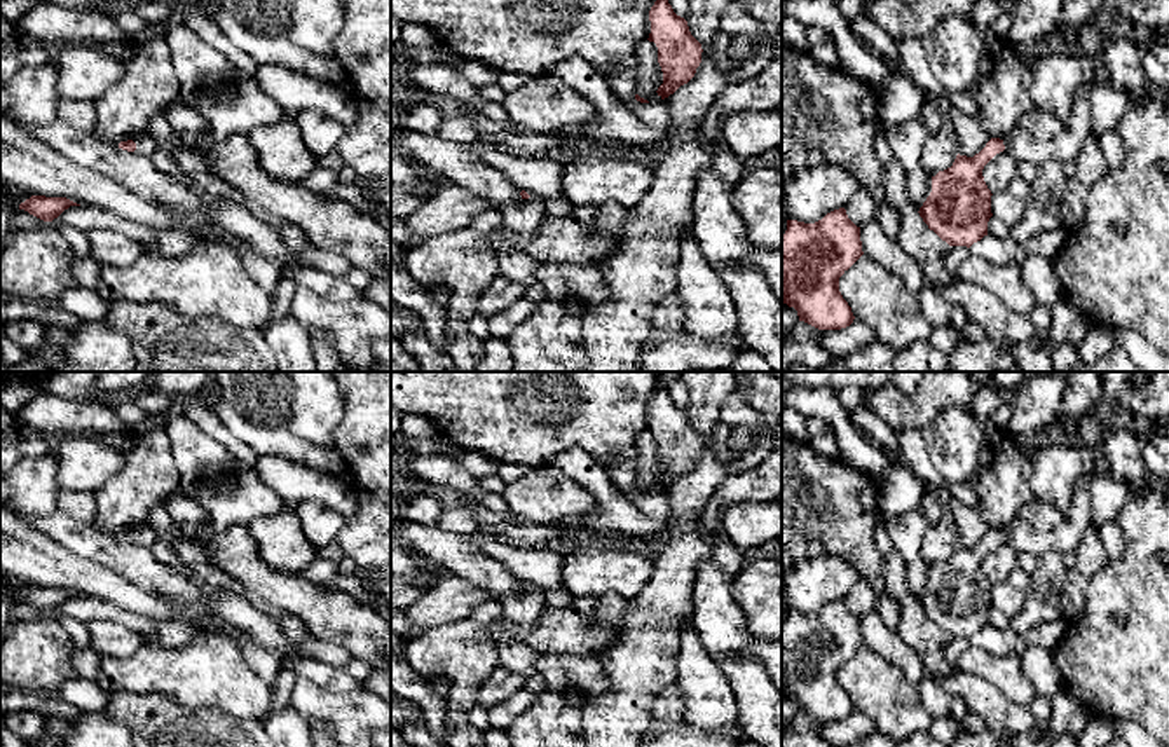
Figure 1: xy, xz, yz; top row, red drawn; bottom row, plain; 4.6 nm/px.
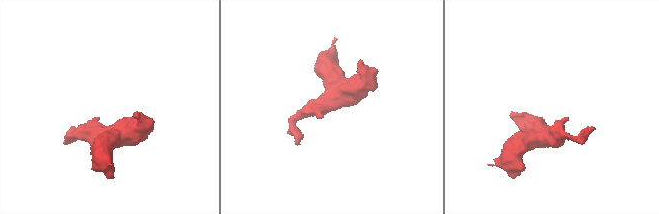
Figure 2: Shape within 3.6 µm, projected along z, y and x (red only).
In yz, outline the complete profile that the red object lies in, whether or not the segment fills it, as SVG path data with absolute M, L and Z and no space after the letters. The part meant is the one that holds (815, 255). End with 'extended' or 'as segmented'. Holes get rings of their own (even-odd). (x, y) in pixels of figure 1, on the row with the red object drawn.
M844 208L827 213L815 223L787 220L782 236L782 302L797 311L799 321L818 330L841 330L853 323L851 307L839 291L839 278L864 255L860 227Z; as segmented

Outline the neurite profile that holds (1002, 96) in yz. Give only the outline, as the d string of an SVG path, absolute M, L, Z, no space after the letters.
M1042 49L1019 51L1008 58L986 58L972 98L979 106L977 119L991 138L1003 140L1035 110L1029 94L1031 65L1040 52Z

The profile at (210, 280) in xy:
M199 239L181 257L147 250L133 265L99 265L96 291L113 304L157 302L190 318L216 316L241 328L263 328L272 318L269 297L216 239Z

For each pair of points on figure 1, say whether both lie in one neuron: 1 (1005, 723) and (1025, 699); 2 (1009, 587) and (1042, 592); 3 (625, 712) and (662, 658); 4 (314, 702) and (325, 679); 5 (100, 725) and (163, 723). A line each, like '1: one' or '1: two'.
1: two
2: two
3: one
4: two
5: two

